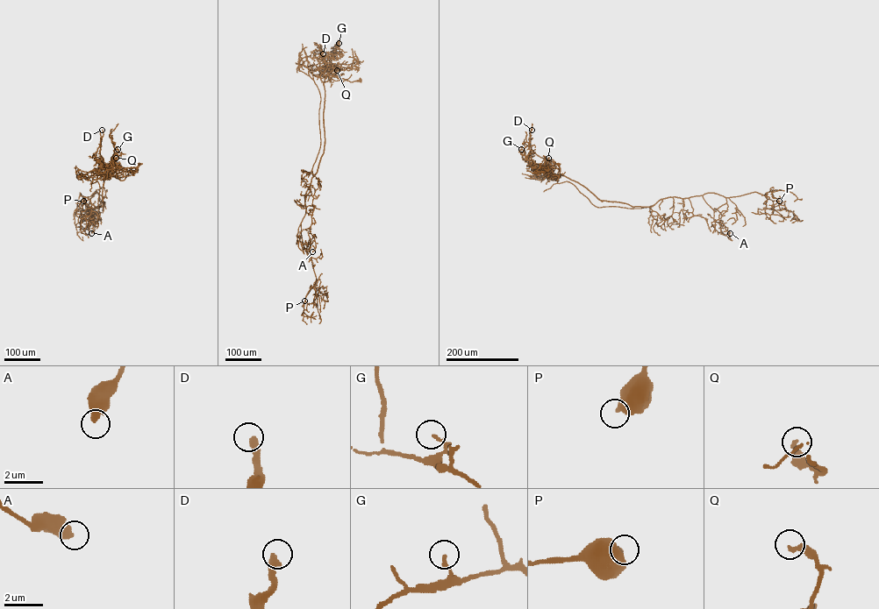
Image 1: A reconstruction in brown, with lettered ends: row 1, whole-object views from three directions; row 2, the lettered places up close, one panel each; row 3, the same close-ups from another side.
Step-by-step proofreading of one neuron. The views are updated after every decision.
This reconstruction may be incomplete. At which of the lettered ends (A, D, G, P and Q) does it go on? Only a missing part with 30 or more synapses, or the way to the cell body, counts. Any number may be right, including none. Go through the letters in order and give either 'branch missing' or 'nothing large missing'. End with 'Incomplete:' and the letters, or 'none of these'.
A: nothing large missing
D: branch missing
G: nothing large missing
P: nothing large missing
Q: nothing large missing
Incomplete: D

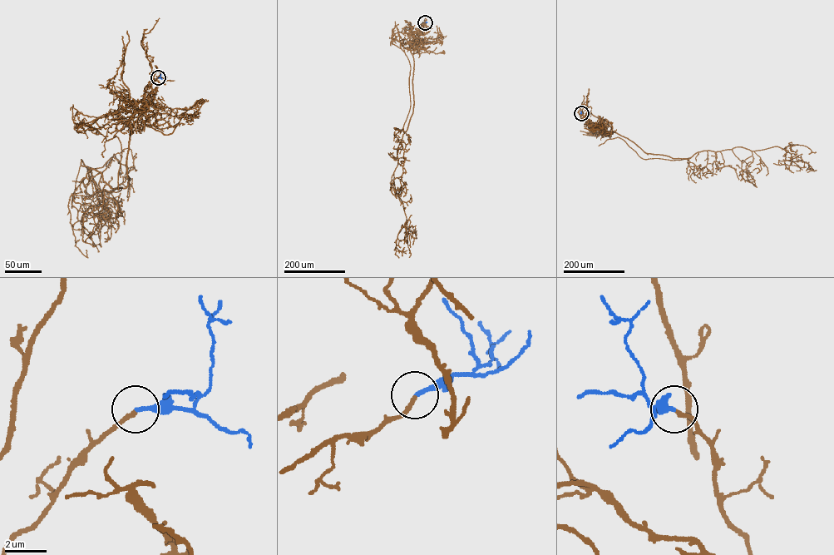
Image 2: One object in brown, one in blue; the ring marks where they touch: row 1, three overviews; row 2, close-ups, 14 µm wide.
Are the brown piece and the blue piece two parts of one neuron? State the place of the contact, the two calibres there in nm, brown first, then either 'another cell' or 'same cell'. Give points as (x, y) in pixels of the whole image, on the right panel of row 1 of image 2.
at (581, 113); 190 nm thick on the brown side, 190 nm on the other; same cell

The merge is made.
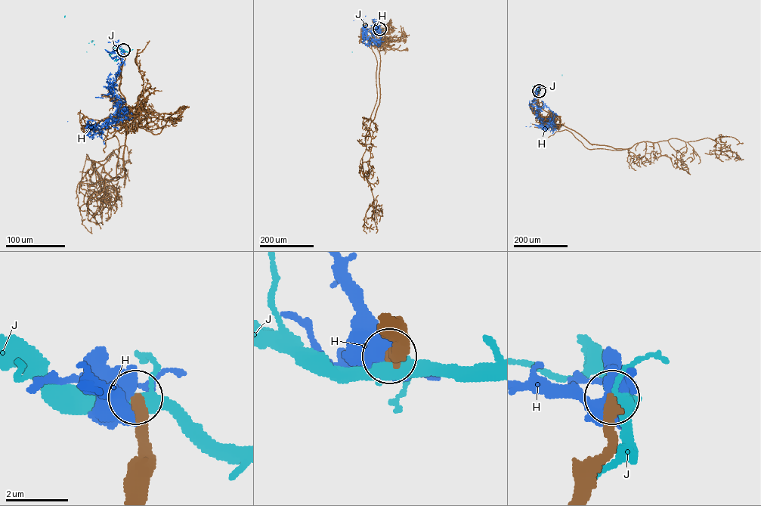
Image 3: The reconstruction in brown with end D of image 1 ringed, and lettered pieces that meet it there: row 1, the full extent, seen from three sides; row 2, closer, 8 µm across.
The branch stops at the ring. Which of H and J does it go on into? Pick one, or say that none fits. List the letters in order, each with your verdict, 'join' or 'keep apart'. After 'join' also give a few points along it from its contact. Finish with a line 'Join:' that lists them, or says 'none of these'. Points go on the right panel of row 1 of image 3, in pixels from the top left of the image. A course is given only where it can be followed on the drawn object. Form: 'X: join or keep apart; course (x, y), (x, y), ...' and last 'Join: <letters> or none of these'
H: keep apart
J: keep apart
Join: none of these

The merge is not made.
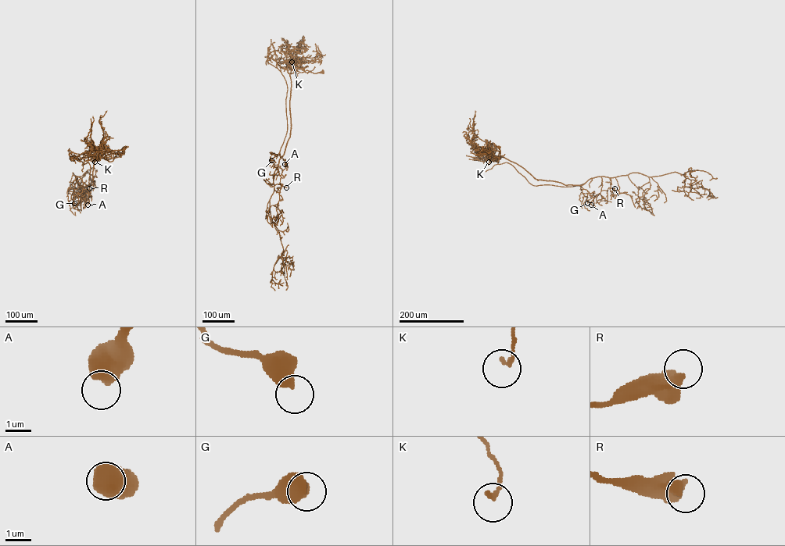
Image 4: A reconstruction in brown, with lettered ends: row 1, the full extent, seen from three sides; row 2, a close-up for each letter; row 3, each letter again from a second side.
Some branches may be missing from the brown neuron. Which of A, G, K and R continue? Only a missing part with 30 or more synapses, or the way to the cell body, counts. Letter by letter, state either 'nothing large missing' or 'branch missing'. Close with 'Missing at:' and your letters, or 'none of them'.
A: nothing large missing
G: nothing large missing
K: nothing large missing
R: nothing large missing
Missing at: none of them

